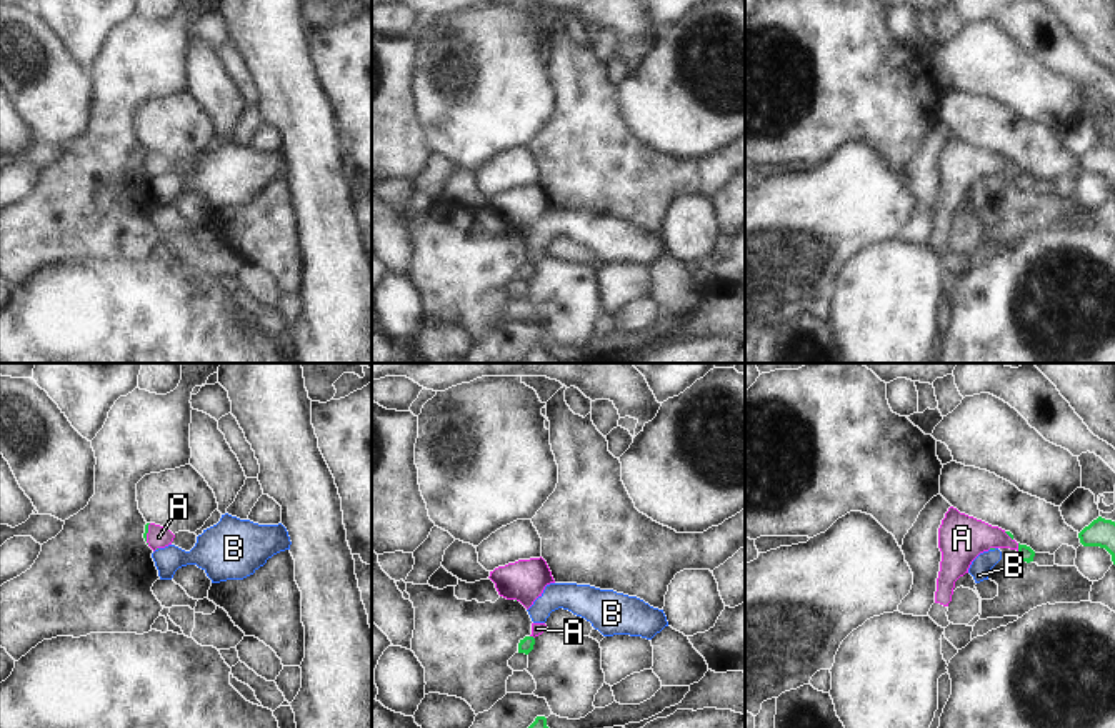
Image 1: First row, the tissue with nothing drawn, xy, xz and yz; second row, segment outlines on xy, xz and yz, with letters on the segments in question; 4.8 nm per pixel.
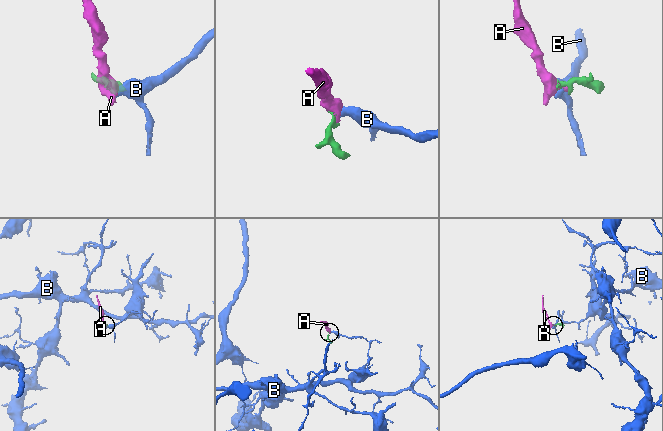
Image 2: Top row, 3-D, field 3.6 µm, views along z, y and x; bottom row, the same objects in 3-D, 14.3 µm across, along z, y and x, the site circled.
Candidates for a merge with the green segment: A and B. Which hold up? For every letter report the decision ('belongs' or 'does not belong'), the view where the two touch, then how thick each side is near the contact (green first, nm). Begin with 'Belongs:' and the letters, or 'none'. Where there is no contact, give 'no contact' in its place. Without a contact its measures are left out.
Belongs: A
A: belongs; meets green in yz; 80 nm thick on the green side, 190 nm on the other
B: does not belong; meets green in yz; 20 nm thick on the green side, 100 nm on the other

